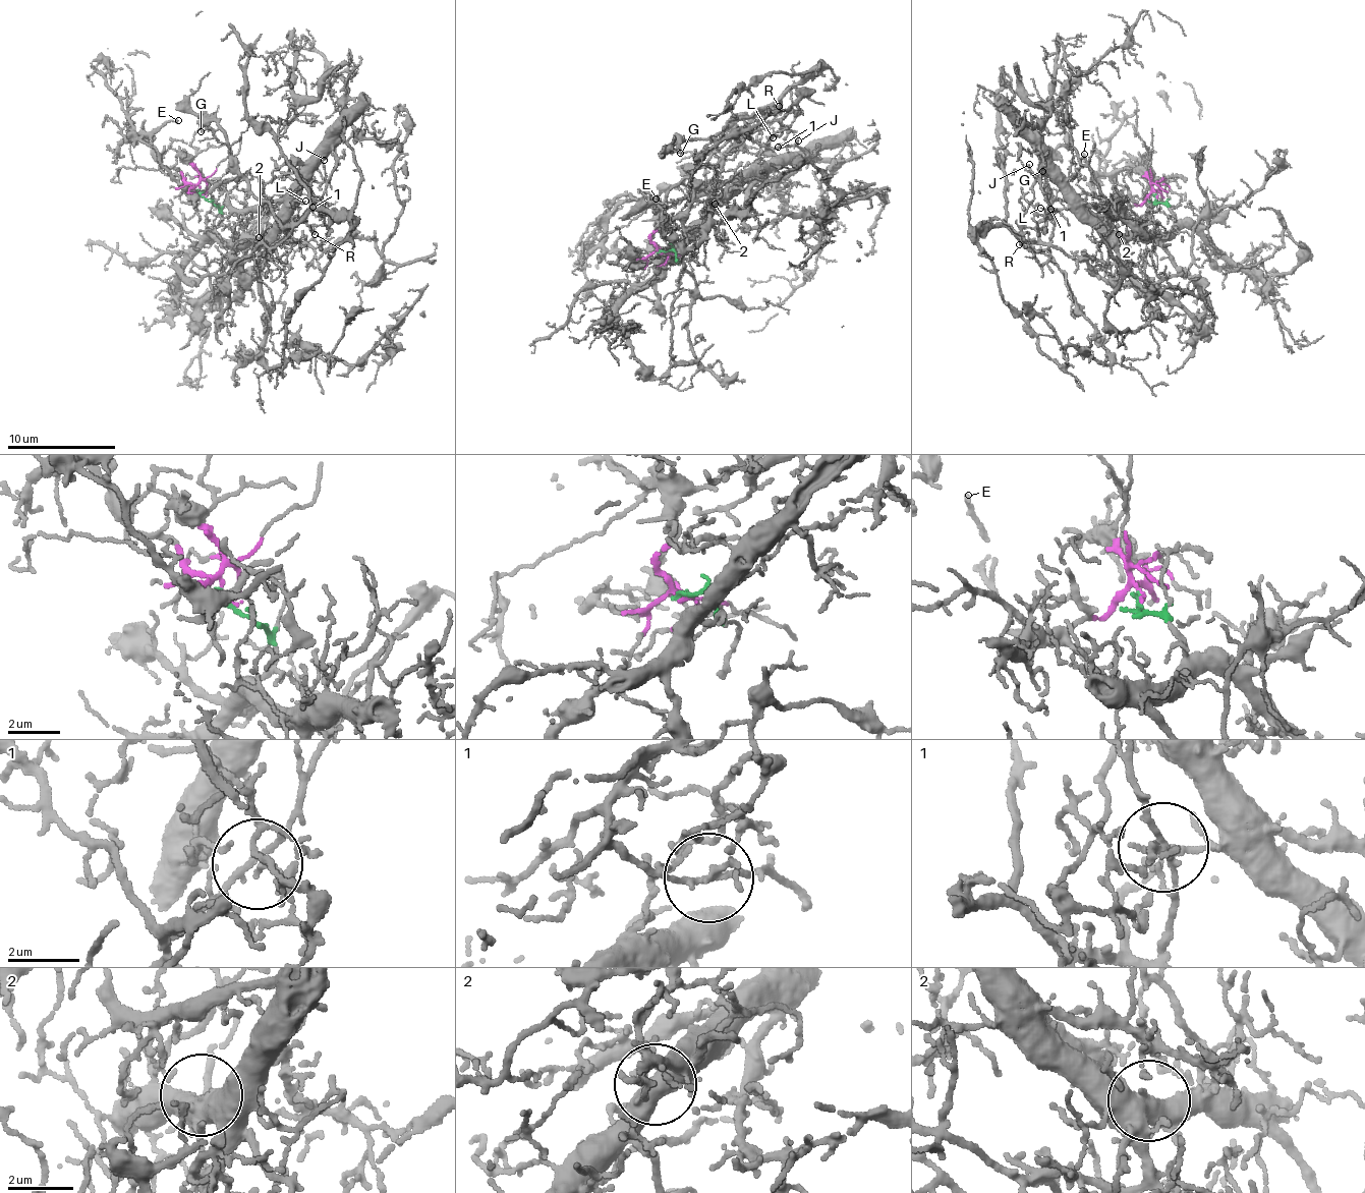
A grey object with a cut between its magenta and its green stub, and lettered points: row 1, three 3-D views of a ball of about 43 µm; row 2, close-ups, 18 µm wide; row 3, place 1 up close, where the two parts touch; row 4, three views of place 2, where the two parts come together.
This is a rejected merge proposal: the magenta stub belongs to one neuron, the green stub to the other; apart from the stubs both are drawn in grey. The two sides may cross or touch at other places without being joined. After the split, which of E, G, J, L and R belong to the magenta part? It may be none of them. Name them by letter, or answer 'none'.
E, G, J, R

